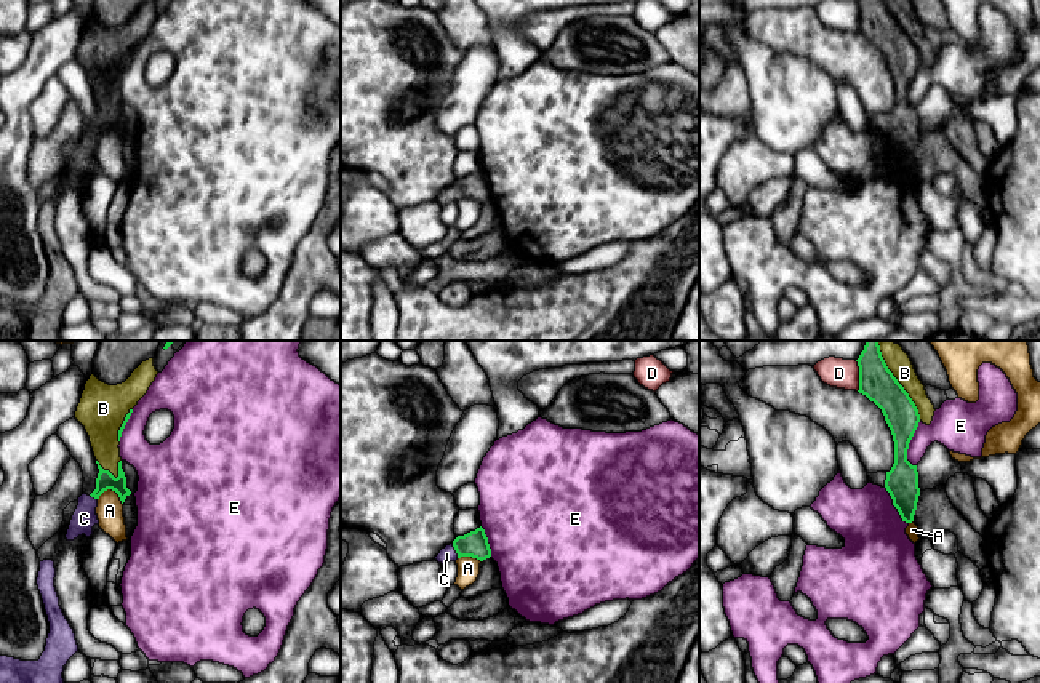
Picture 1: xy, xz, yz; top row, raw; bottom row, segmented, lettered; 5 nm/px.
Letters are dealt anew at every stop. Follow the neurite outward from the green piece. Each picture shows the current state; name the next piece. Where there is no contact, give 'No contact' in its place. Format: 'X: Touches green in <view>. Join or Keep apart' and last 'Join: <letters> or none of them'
A: Touches green in xy. Keep apart
B: Touches green in yz. Keep apart
C: Touches green in xz. Join
D: Touches green in yz. Keep apart
E: Touches green in yz. Keep apart
Join: C

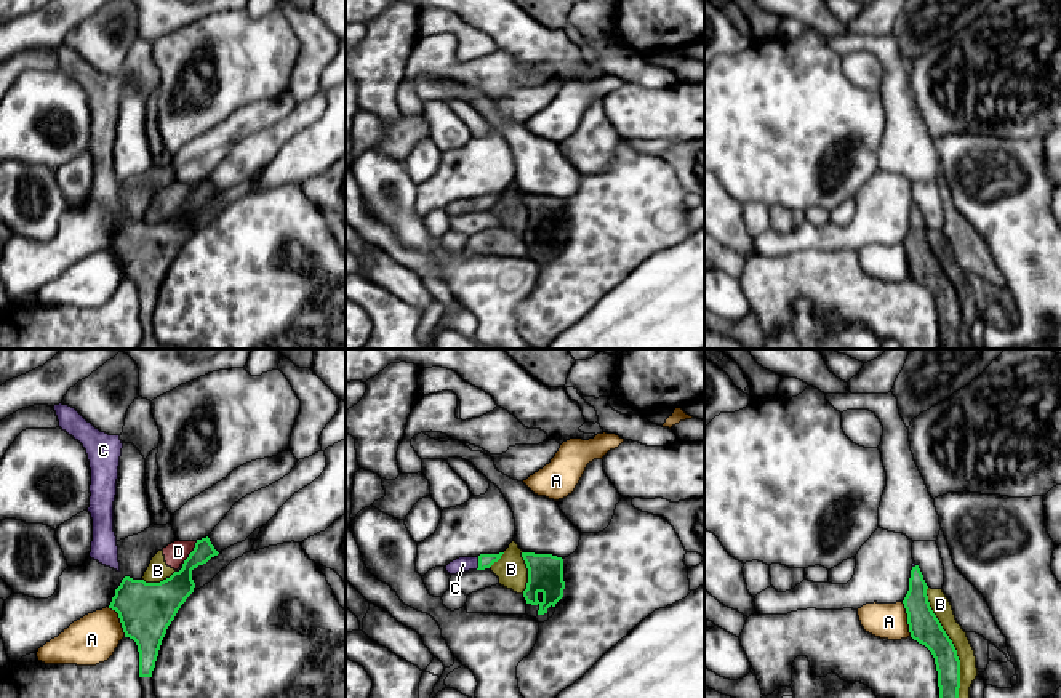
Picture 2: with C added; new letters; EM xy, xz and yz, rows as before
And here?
A: Touches green in yz. Keep apart
B: Touches green in yz. Keep apart
C: Touches green in xz. Join
D: Touches green in xy. Keep apart
Join: C

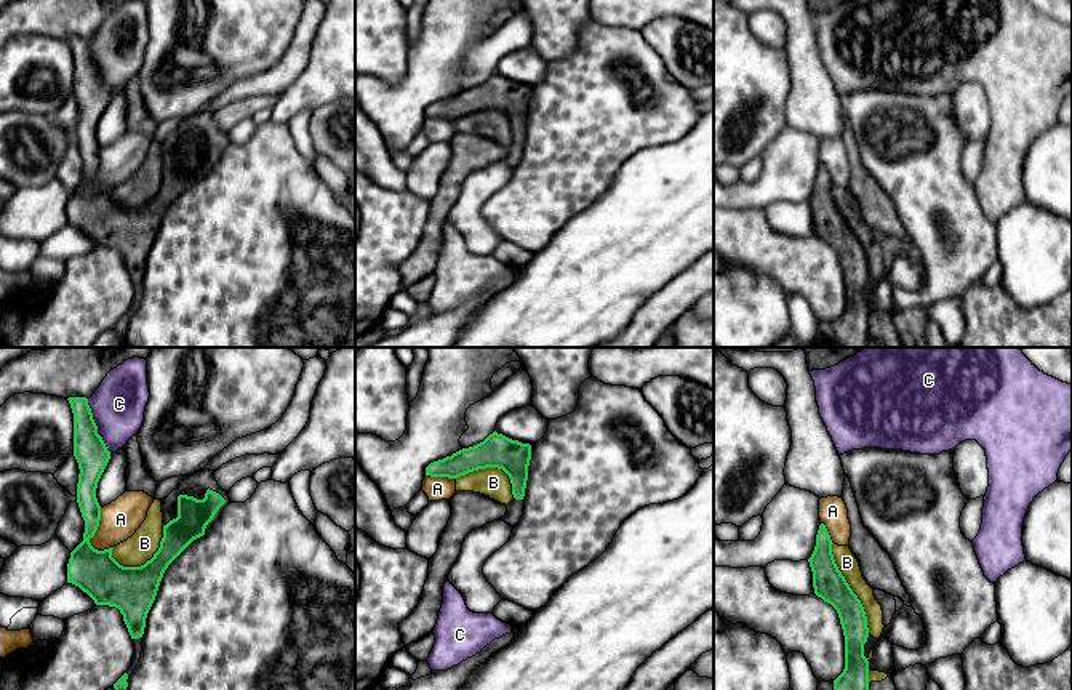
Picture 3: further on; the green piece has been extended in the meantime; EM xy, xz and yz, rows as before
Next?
A: Touches green in xy. Keep apart
B: Touches green in yz. Keep apart
C: Touches green in xy. Keep apart
Join: none of them

